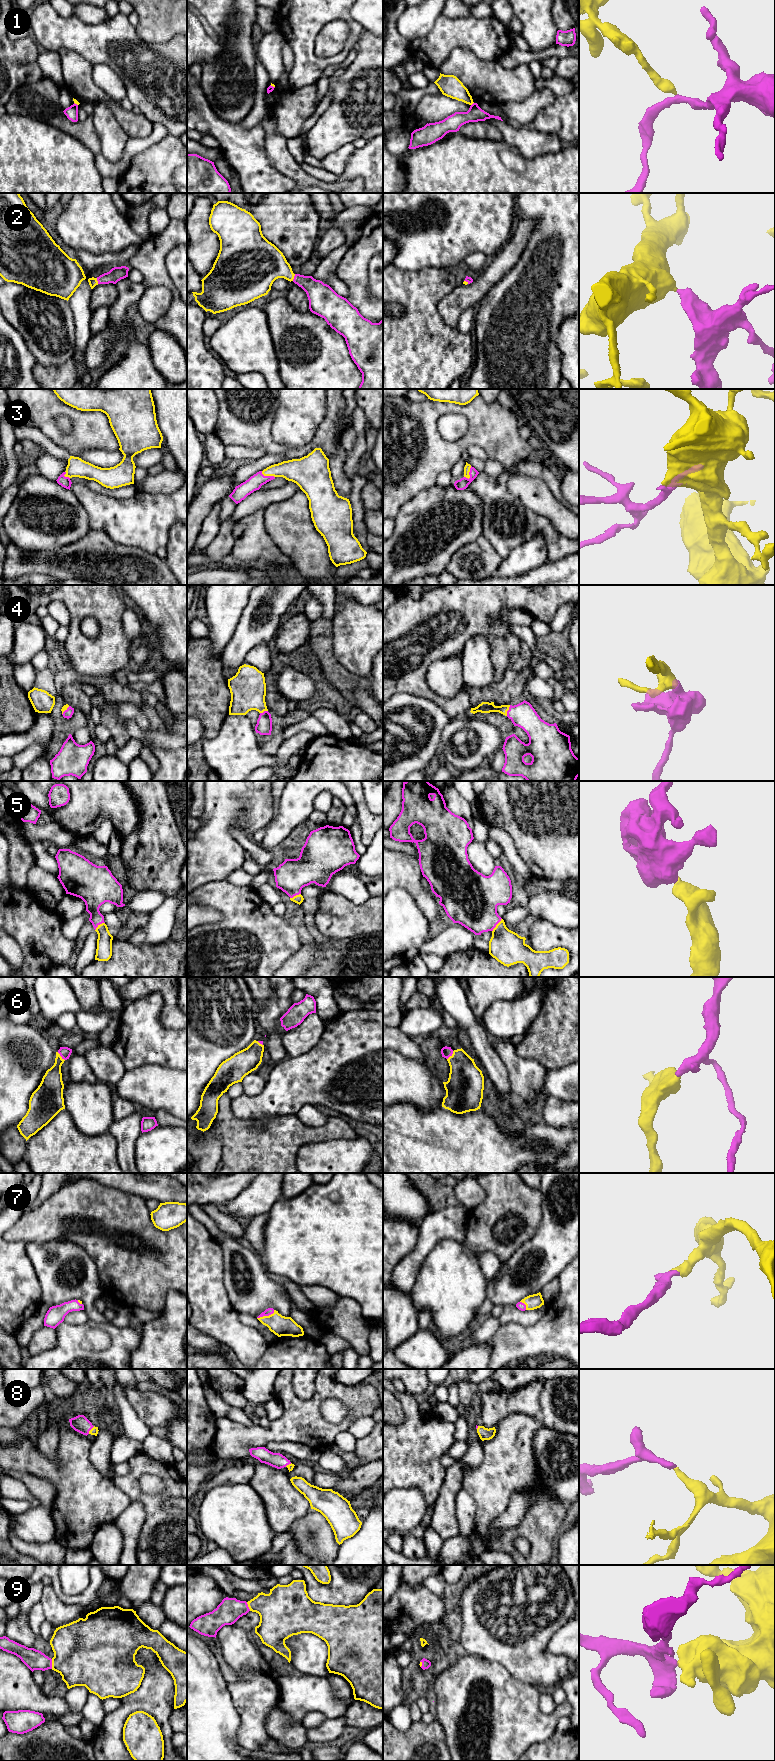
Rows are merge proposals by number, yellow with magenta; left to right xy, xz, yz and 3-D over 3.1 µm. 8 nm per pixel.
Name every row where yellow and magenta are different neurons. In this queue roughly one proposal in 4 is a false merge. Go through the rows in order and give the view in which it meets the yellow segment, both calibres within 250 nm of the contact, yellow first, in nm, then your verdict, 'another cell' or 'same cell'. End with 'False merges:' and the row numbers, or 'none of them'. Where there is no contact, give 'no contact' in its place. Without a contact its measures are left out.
1: meets yellow in yz; 170 nm thick on the yellow side, 140 nm on the other; another cell
2: meets yellow in xz; 300 nm thick on the yellow side, 190 nm on the other; same cell
3: meets yellow in yz; 50 nm thick on the yellow side, 90 nm on the other; same cell
4: meets yellow in yz; 100 nm thick on the yellow side, 200 nm on the other; same cell
5: meets yellow in yz; 280 nm thick on the yellow side, 380 nm on the other; same cell
6: meets yellow in xy; 180 nm thick on the yellow side, 90 nm on the other; same cell
7: meets yellow in xz; 160 nm thick on the yellow side, 60 nm on the other; same cell
8: meets yellow in xy; 60 nm thick on the yellow side, 140 nm on the other; same cell
9: meets yellow in xy; 460 nm thick on the yellow side, 160 nm on the other; same cell
False merges: 1

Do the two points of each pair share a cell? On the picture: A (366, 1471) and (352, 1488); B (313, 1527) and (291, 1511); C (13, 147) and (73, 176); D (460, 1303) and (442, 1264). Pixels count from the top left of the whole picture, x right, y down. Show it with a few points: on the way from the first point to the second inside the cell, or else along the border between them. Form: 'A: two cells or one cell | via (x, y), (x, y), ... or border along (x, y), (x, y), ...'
A: one cell | via (363, 1475), (354, 1484)
B: two cells | border along (310, 1508), (297, 1518), (287, 1530)
C: one cell | via (28, 162), (42, 176), (58, 176)
D: one cell | via (452, 1293), (449, 1274)

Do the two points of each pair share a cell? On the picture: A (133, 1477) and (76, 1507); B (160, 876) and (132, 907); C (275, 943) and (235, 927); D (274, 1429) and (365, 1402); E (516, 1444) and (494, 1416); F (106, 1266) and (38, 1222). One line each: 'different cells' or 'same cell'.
A: different cells
B: different cells
C: same cell
D: same cell
E: different cells
F: same cell

